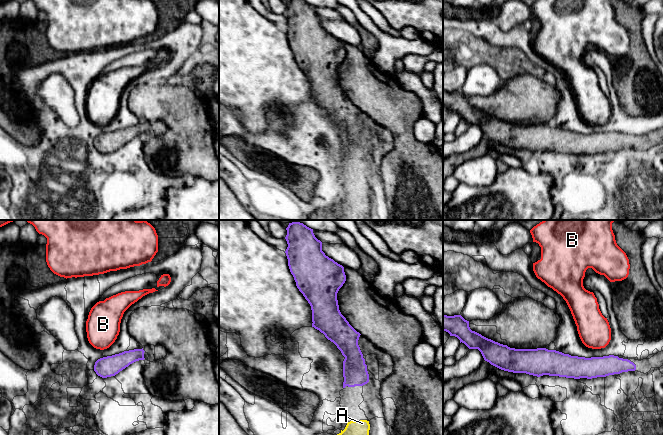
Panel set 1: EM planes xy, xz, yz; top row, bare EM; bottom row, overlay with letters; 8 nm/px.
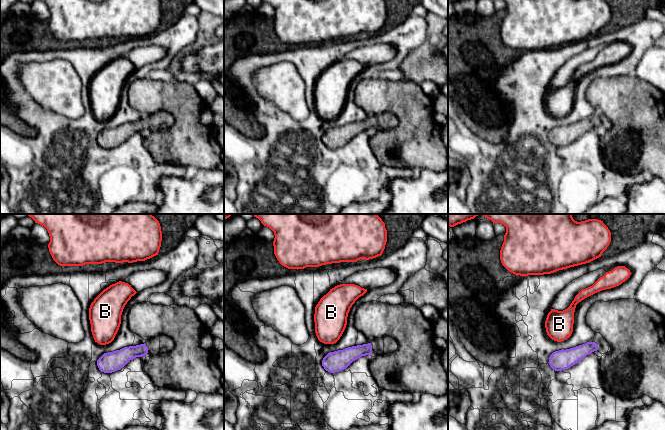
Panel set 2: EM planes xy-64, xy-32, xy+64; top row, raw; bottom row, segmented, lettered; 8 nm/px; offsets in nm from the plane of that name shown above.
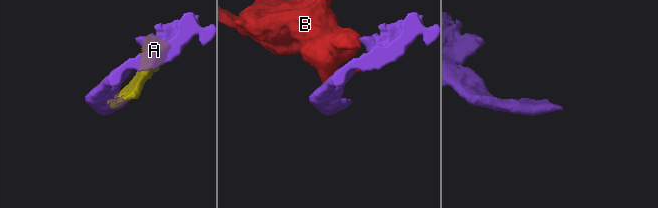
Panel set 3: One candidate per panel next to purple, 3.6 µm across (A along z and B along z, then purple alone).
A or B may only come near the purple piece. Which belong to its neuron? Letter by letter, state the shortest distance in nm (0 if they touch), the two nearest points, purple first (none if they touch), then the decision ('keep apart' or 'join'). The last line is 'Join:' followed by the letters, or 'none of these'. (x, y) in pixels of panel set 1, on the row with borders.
A: gap 280 nm; span xz (354, 386), (360, 420); join
B: gap 60 nm; span xy (103, 357), (103, 349); keep apart
Join: A

